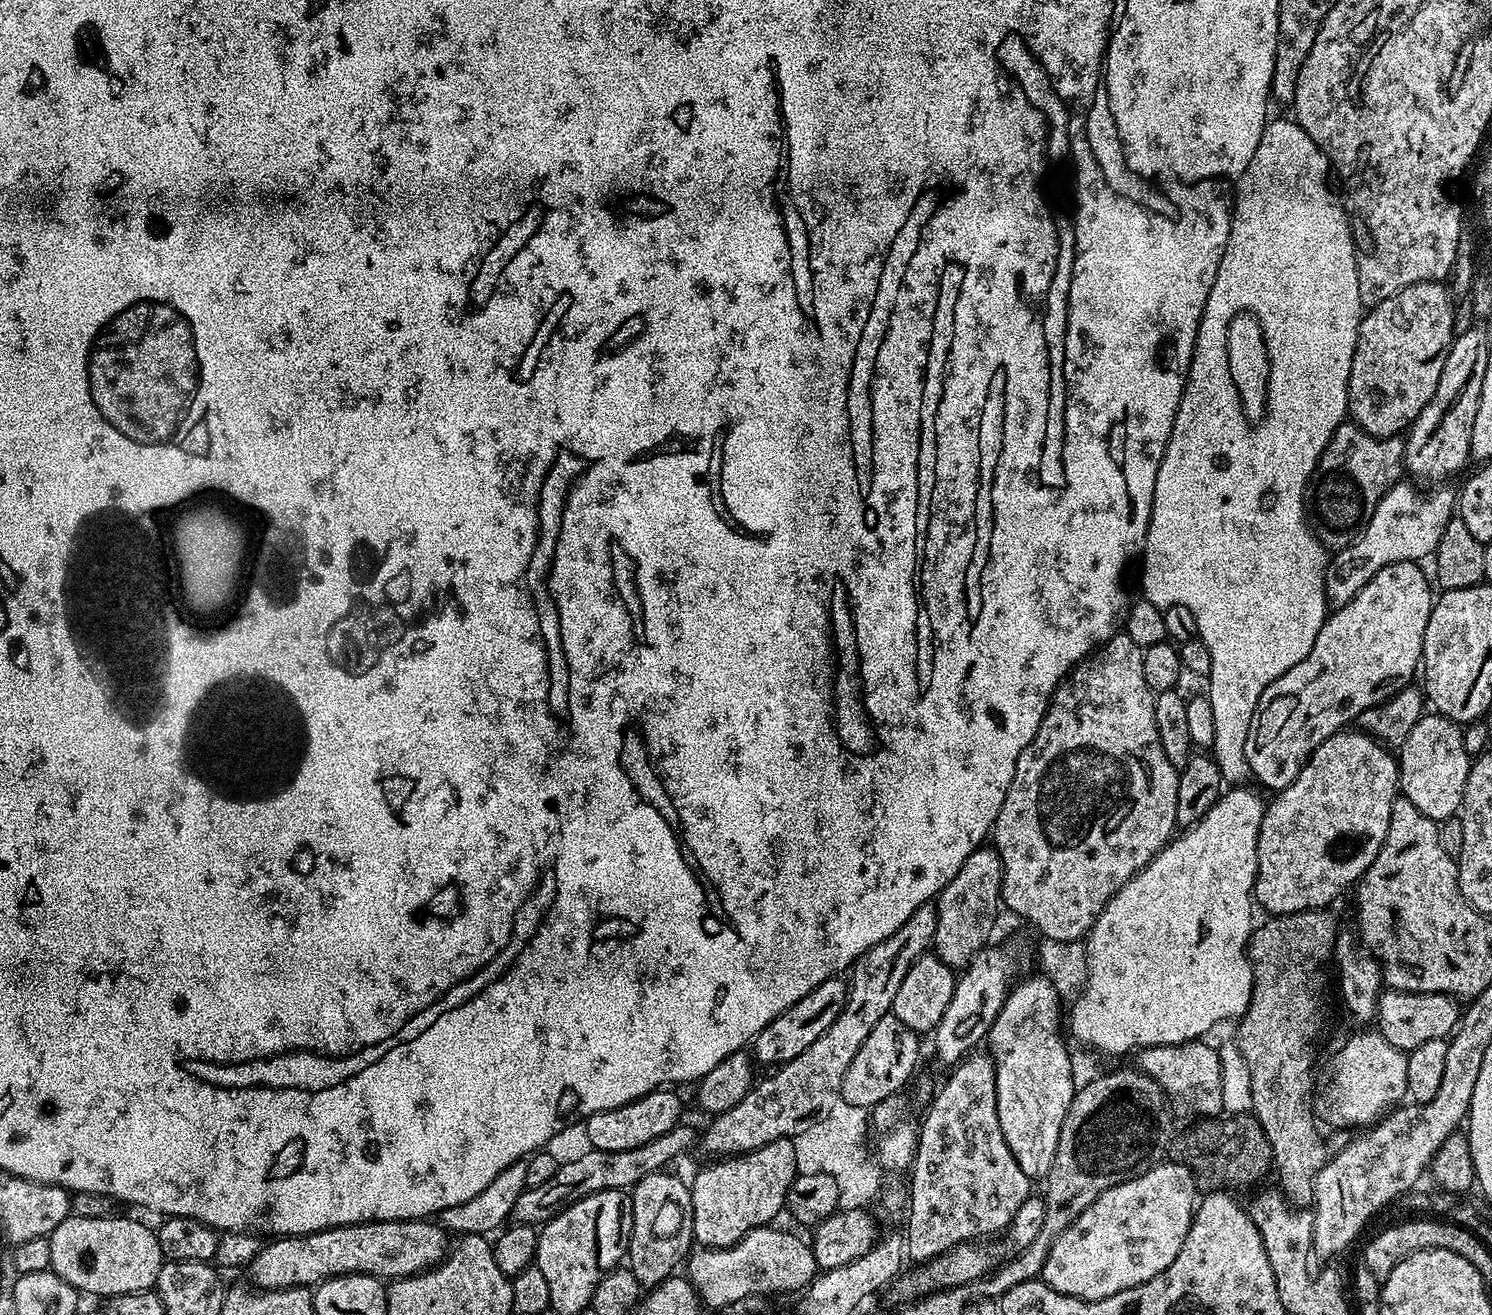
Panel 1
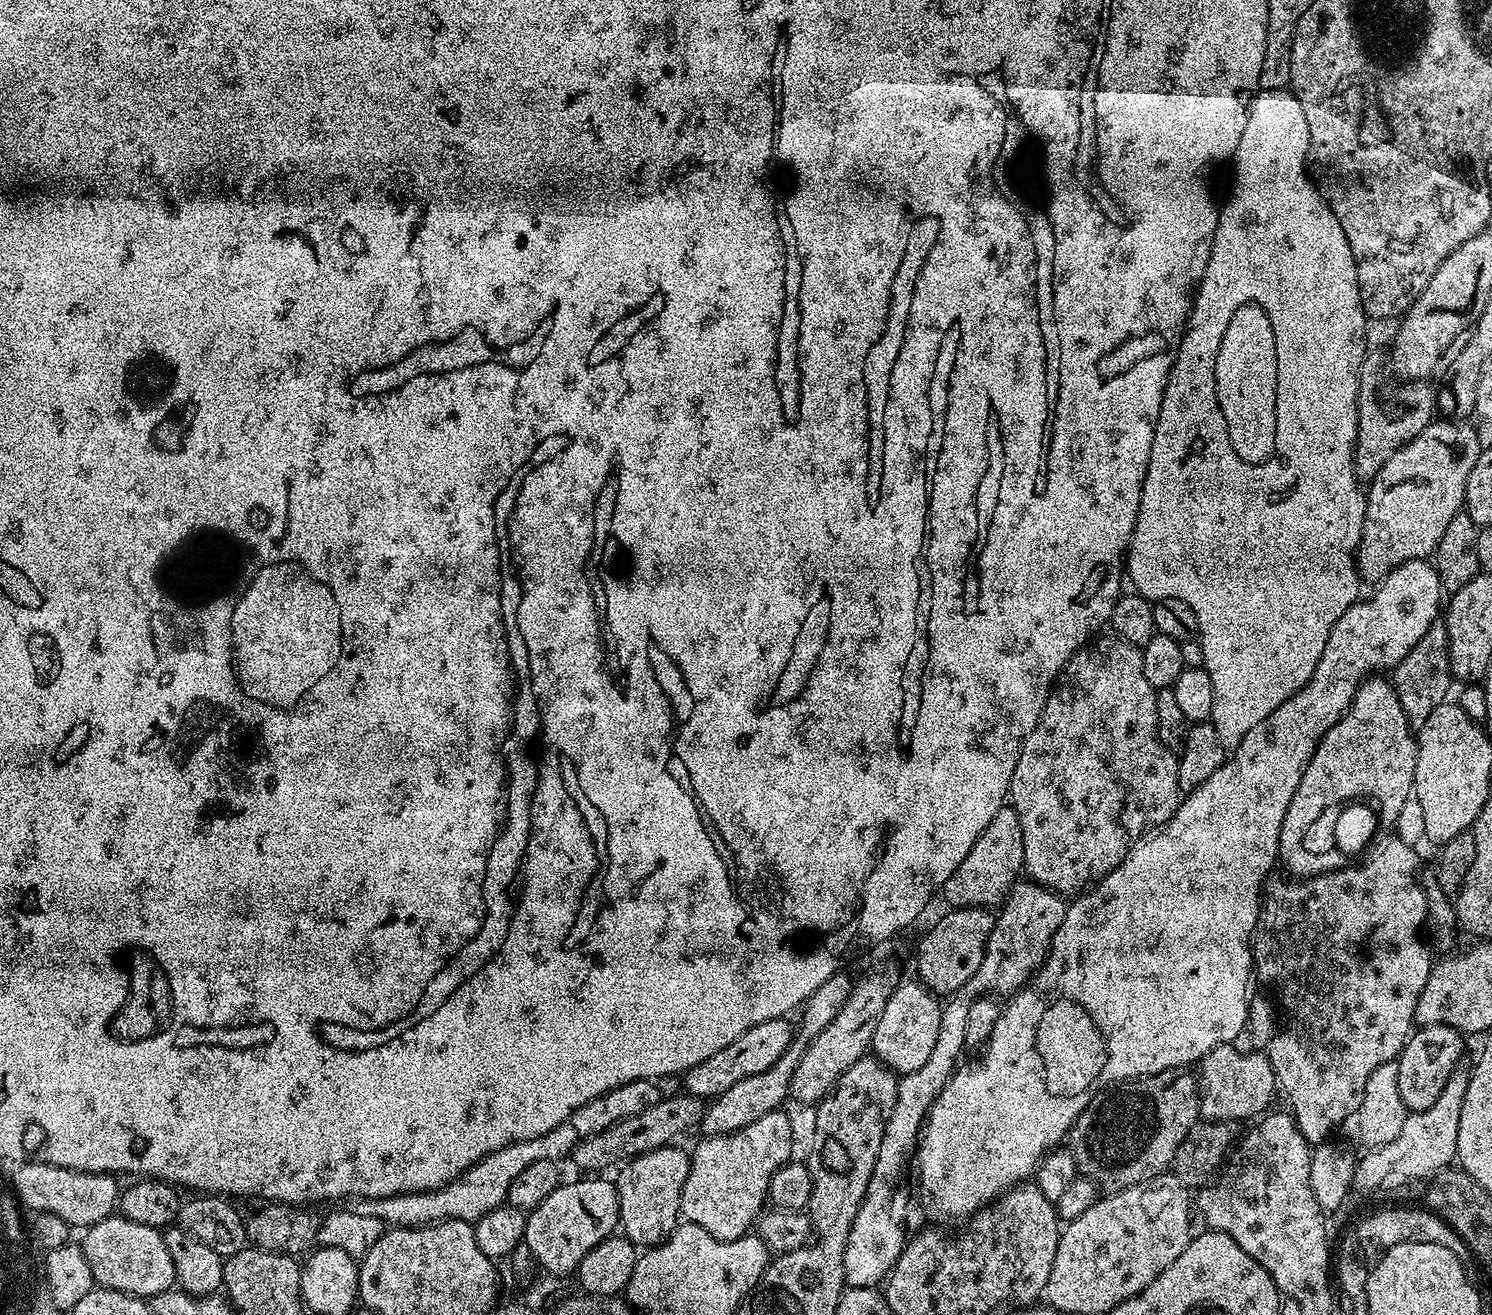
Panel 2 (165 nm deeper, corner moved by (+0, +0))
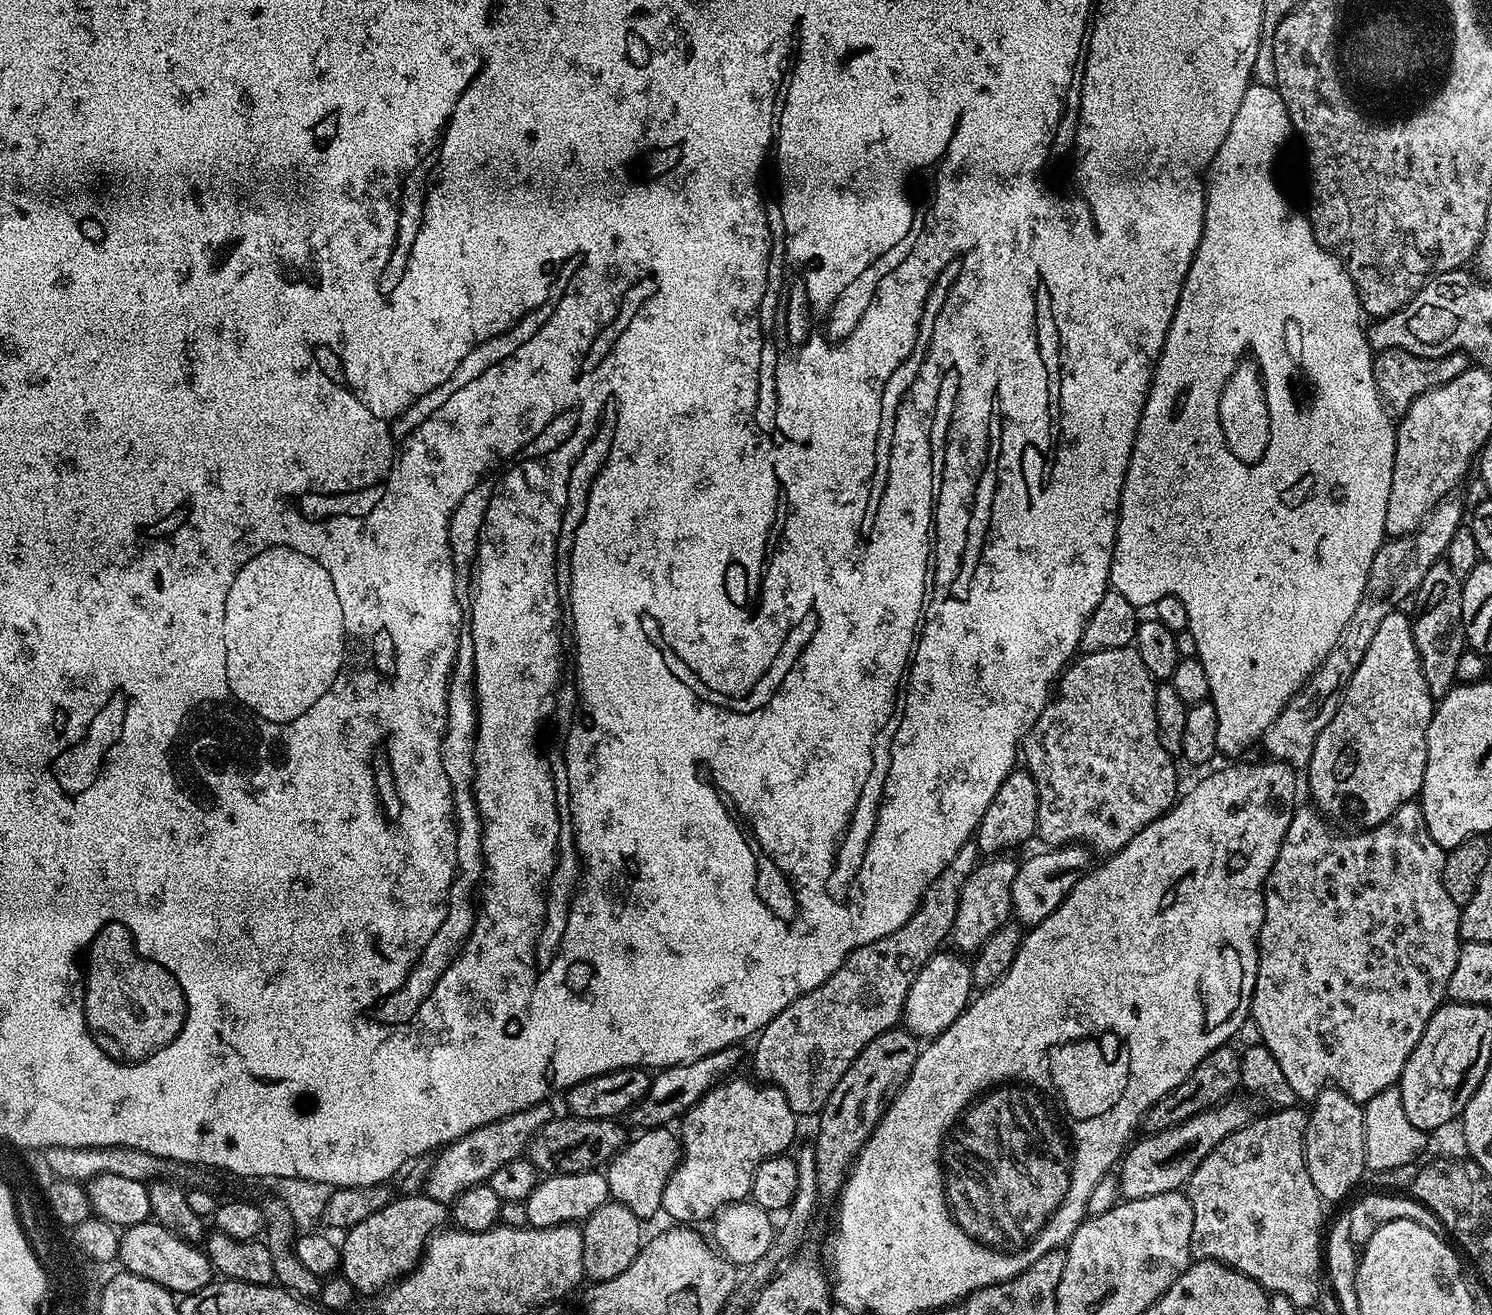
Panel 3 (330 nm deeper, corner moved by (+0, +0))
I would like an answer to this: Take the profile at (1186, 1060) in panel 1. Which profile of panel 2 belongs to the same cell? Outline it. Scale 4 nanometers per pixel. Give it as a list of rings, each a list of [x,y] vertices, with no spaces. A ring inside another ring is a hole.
[[[1232,1043],[1210,1050],[1210,1054],[1199,1060],[1198,1079],[1200,1115],[1205,1120],[1251,1121],[1259,1117],[1269,1107],[1267,1104],[1278,1096],[1274,1066],[1270,1066],[1267,1055],[1260,1050],[1246,1054],[1239,1053]]]

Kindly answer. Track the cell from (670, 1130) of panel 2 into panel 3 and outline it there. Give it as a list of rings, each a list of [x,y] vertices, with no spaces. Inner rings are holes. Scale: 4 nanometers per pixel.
[[[568,1114],[546,1122],[528,1144],[526,1156],[540,1174],[557,1176],[558,1174],[578,1174],[603,1169],[620,1153],[626,1143],[625,1125],[611,1120],[577,1120]]]

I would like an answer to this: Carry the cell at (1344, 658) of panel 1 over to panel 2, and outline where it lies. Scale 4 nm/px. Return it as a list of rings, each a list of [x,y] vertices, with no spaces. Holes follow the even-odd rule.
[[[1428,560],[1402,562],[1402,566],[1398,566],[1393,572],[1388,573],[1383,580],[1375,585],[1375,588],[1376,593],[1374,593],[1369,600],[1364,598],[1359,602],[1352,604],[1350,610],[1346,610],[1346,614],[1342,614],[1342,618],[1338,618],[1338,622],[1334,622],[1334,630],[1330,630],[1330,638],[1326,638],[1326,646],[1322,650],[1322,658],[1318,658],[1318,666],[1314,666],[1314,674],[1310,678],[1310,682],[1306,682],[1306,686],[1302,686],[1300,691],[1295,692],[1290,698],[1286,698],[1286,702],[1282,702],[1282,706],[1278,706],[1278,710],[1274,710],[1274,714],[1270,714],[1270,718],[1258,722],[1258,726],[1254,726],[1254,730],[1250,730],[1250,734],[1246,734],[1246,738],[1242,738],[1242,742],[1236,749],[1234,749],[1230,758],[1225,759],[1224,764],[1218,766],[1218,770],[1214,770],[1214,774],[1210,774],[1210,778],[1206,778],[1206,782],[1202,782],[1202,786],[1198,786],[1194,791],[1187,793],[1187,795],[1181,799],[1176,813],[1172,815],[1159,830],[1153,831],[1147,838],[1141,839],[1135,848],[1131,848],[1128,851],[1126,859],[1114,870],[1110,870],[1110,874],[1106,874],[1101,880],[1095,881],[1091,887],[1079,893],[1079,895],[1073,899],[1076,900],[1073,904],[1071,901],[1071,903],[1065,907],[1062,926],[1058,926],[1058,934],[1054,934],[1052,945],[1048,951],[1048,957],[1044,959],[1043,964],[1036,969],[1036,975],[1003,1005],[998,1022],[994,1026],[994,1034],[990,1034],[987,1044],[984,1045],[982,1051],[979,1053],[979,1056],[981,1055],[980,1060],[974,1061],[973,1064],[964,1062],[957,1067],[956,1071],[952,1073],[952,1077],[946,1082],[942,1094],[938,1094],[934,1106],[928,1112],[927,1120],[924,1121],[924,1126],[918,1141],[918,1147],[914,1153],[914,1168],[916,1164],[916,1172],[920,1175],[920,1188],[926,1195],[928,1195],[928,1208],[934,1215],[949,1216],[952,1220],[962,1219],[961,1221],[963,1221],[965,1218],[971,1218],[975,1216],[977,1212],[987,1208],[997,1196],[1002,1196],[1005,1192],[1009,1192],[1010,1189],[1015,1188],[1017,1184],[1027,1181],[1029,1177],[1035,1173],[1036,1169],[1039,1168],[1041,1160],[1043,1160],[1049,1152],[1059,1149],[1061,1145],[1063,1145],[1060,1144],[1063,1140],[1065,1143],[1066,1137],[1071,1133],[1072,1128],[1076,1124],[1076,1119],[1086,1111],[1089,1104],[1093,1103],[1093,1094],[1099,1093],[1101,1090],[1107,1090],[1111,1088],[1113,1084],[1122,1084],[1126,1080],[1136,1080],[1139,1076],[1153,1076],[1162,1070],[1195,1065],[1206,1054],[1210,1054],[1210,1050],[1214,1050],[1223,1044],[1230,1044],[1234,1036],[1238,1034],[1239,1031],[1246,1028],[1250,1001],[1250,993],[1248,994],[1248,979],[1251,981],[1254,976],[1252,946],[1250,941],[1252,932],[1256,928],[1256,920],[1260,916],[1260,898],[1262,889],[1270,876],[1268,871],[1274,866],[1277,867],[1278,864],[1282,818],[1286,818],[1286,810],[1290,806],[1290,798],[1294,798],[1294,790],[1298,790],[1298,782],[1302,782],[1302,774],[1306,770],[1306,766],[1310,762],[1310,758],[1314,754],[1318,742],[1331,728],[1333,728],[1333,726],[1336,725],[1337,722],[1340,721],[1340,719],[1342,719],[1342,717],[1344,717],[1344,712],[1352,704],[1354,694],[1360,689],[1361,682],[1365,678],[1371,677],[1373,674],[1387,673],[1389,670],[1395,668],[1398,662],[1402,662],[1402,658],[1406,658],[1406,654],[1410,654],[1410,650],[1414,650],[1414,645],[1418,642],[1418,638],[1422,638],[1422,634],[1426,634],[1426,630],[1430,630],[1430,626],[1436,619],[1438,619],[1442,612],[1442,600],[1440,604],[1440,596],[1442,597],[1440,579],[1436,573],[1435,563],[1429,562]]]

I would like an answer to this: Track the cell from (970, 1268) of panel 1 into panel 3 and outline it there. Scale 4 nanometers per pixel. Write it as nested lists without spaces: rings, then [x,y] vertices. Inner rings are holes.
[[[1240,1094],[1233,1095],[1172,1128],[1162,1128],[1148,1134],[1152,1136],[1141,1135],[1118,1161],[1119,1195],[1126,1200],[1137,1200],[1143,1196],[1181,1191],[1194,1174],[1194,1170],[1198,1170],[1198,1166],[1226,1137],[1252,1123],[1253,1101],[1243,1098],[1248,1099]]]

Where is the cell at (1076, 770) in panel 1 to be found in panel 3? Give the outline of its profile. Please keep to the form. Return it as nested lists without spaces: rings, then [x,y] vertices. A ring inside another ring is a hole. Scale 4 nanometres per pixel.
[[[1132,646],[1111,648],[1110,650],[1100,648],[1097,652],[1086,652],[1079,658],[1073,659],[1065,667],[1059,677],[1058,687],[1055,689],[1054,695],[1042,710],[1038,722],[1034,722],[1034,726],[1024,737],[1022,745],[1023,767],[1034,778],[1034,786],[1038,786],[1038,822],[1036,823],[1036,830],[1039,839],[1045,840],[1045,845],[1083,844],[1091,849],[1093,853],[1104,852],[1103,854],[1111,854],[1121,852],[1130,842],[1130,838],[1134,838],[1134,834],[1138,834],[1143,828],[1150,826],[1150,822],[1154,822],[1158,817],[1172,809],[1172,805],[1178,799],[1178,791],[1176,792],[1177,761],[1169,752],[1162,750],[1162,742],[1158,742],[1158,722],[1154,714],[1156,686],[1157,681],[1153,680],[1146,670],[1146,666],[1142,666],[1142,658],[1138,658],[1136,649]]]

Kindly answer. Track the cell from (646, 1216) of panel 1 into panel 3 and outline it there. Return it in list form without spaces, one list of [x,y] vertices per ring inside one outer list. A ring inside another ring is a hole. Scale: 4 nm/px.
[[[671,1127],[649,1128],[629,1139],[620,1153],[606,1166],[608,1190],[611,1199],[634,1210],[641,1218],[652,1216],[661,1211],[662,1194],[670,1174],[679,1166],[682,1159],[682,1145],[679,1135]]]

